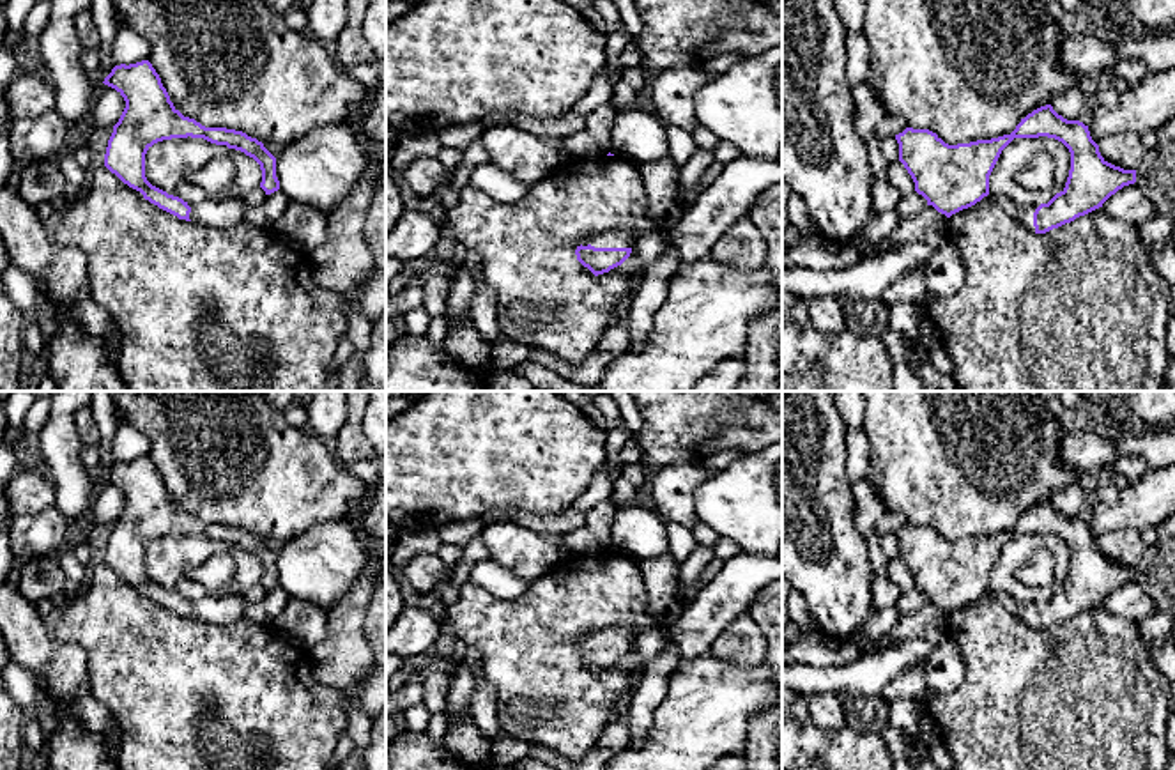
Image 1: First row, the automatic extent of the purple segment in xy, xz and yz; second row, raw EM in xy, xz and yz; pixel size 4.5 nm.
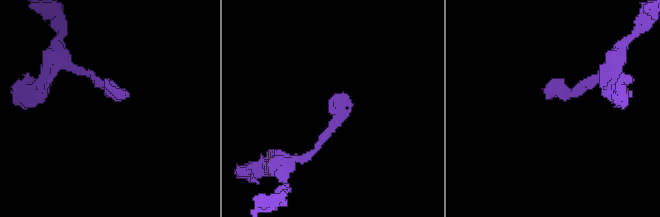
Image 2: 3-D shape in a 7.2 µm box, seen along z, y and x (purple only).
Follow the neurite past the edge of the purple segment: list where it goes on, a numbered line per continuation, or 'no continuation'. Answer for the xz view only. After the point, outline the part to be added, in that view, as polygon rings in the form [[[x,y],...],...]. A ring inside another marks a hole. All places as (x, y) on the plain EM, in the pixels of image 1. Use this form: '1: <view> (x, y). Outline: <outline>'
1: xz (622, 634). Outline: [[[616,625],[593,632],[582,639],[582,643],[588,641],[595,644],[634,644],[635,635],[628,625]]]

